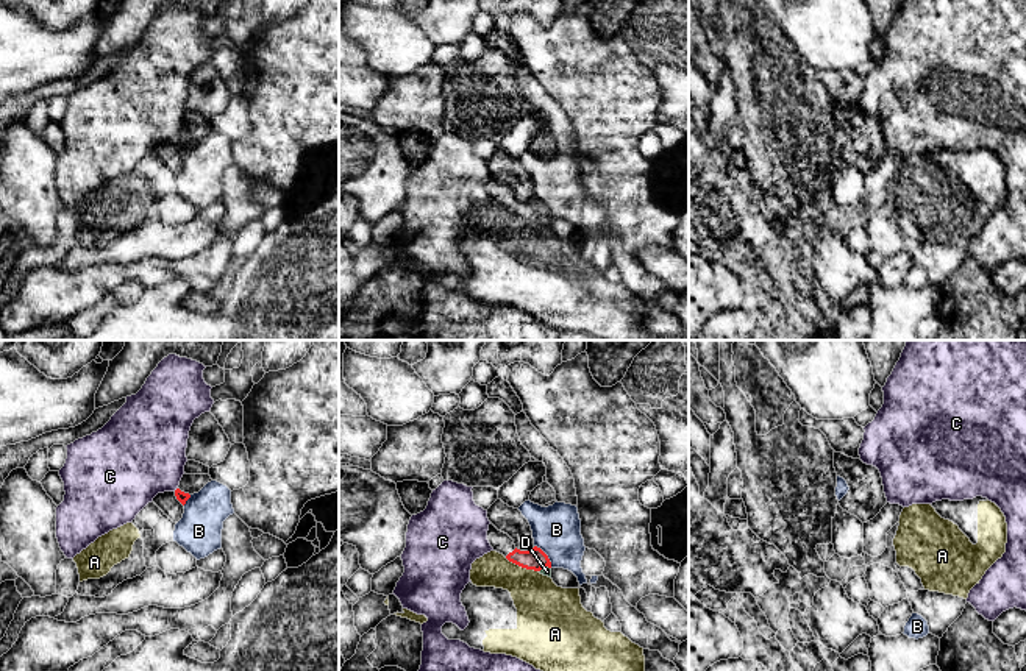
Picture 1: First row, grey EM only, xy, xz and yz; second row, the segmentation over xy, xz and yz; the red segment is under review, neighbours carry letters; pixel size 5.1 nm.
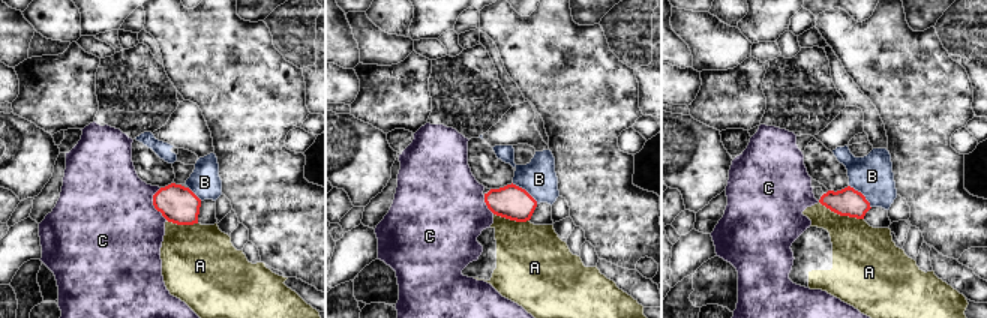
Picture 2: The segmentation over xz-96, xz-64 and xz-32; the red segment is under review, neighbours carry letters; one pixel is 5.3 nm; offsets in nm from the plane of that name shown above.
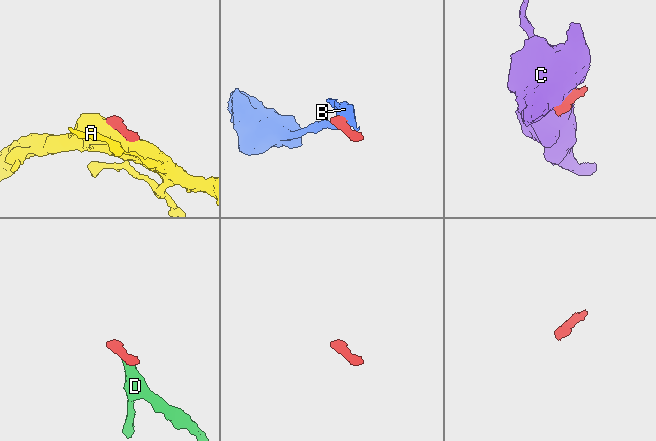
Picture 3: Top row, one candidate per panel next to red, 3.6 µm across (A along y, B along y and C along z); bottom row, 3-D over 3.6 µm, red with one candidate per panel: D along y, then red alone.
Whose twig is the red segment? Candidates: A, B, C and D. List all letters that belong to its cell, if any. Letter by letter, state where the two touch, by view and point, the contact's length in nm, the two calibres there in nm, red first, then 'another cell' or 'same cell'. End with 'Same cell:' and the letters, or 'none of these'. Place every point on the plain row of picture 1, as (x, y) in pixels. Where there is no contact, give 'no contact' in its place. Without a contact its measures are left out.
A: contact xz (522, 217); length 190 nm; calibres 110 and 280 nm; another cell
B: contact xz (547, 206); length 150 nm; calibres 110 and 260 nm; another cell
C: no contact; another cell
D: contact xz (544, 216); length 70 nm; calibres 110 and 50 nm; another cell
Same cell: none of these

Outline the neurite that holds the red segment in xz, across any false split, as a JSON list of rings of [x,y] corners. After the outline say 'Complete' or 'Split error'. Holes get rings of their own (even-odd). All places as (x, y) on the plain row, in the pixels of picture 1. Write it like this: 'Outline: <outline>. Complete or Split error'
Outline: [[[492,173],[489,175],[487,190],[493,201],[503,204],[509,212],[522,218],[534,222],[540,222],[543,217],[551,218],[548,206],[540,198],[534,197],[528,201],[517,200],[514,190],[498,181]]]. Split error

